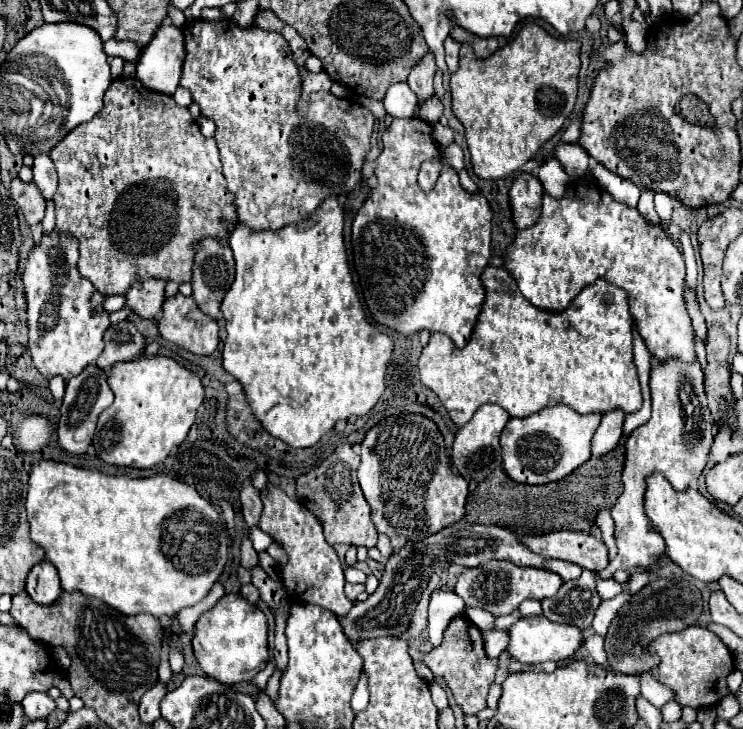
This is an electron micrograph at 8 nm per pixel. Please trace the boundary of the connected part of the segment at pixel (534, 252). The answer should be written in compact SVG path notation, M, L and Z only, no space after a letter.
M572 178L566 184L562 198L552 198L548 192L542 196L542 212L534 226L518 230L512 244L504 254L504 270L512 274L522 296L540 310L562 312L570 302L582 292L582 288L594 284L598 278L622 288L628 294L628 306L636 324L638 334L642 336L648 352L654 358L666 360L670 356L680 358L682 362L696 360L694 354L694 330L690 316L684 304L684 258L676 244L660 226L648 224L636 208L630 208L622 202L616 202L606 190L598 184Z

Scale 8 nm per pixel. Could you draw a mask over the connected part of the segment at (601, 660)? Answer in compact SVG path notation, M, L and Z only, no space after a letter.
M598 634L590 636L584 646L586 646L588 654L592 656L592 660L594 660L598 666L602 666L602 668L606 668L606 670L610 670L610 672L616 672L616 670L612 670L610 664L608 664L608 658L606 658L606 652L604 652L604 638L602 638L602 636L598 636Z

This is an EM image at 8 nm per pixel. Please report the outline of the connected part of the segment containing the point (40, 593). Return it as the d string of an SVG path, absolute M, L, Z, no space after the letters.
M42 560L40 564L32 566L32 572L28 572L26 580L26 594L36 602L36 604L52 604L60 598L62 586L56 568L48 564L48 560Z

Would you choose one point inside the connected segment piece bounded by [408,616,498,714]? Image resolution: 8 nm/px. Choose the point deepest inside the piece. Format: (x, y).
(460, 659)

